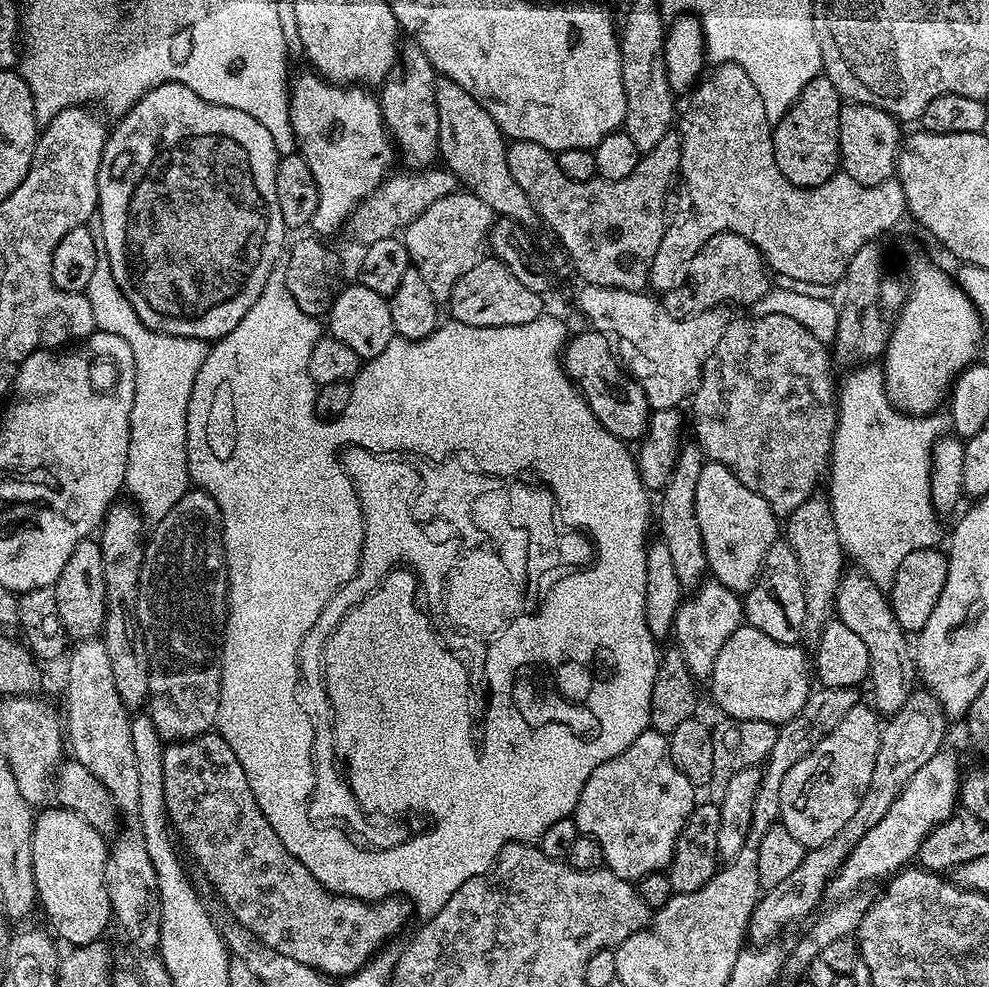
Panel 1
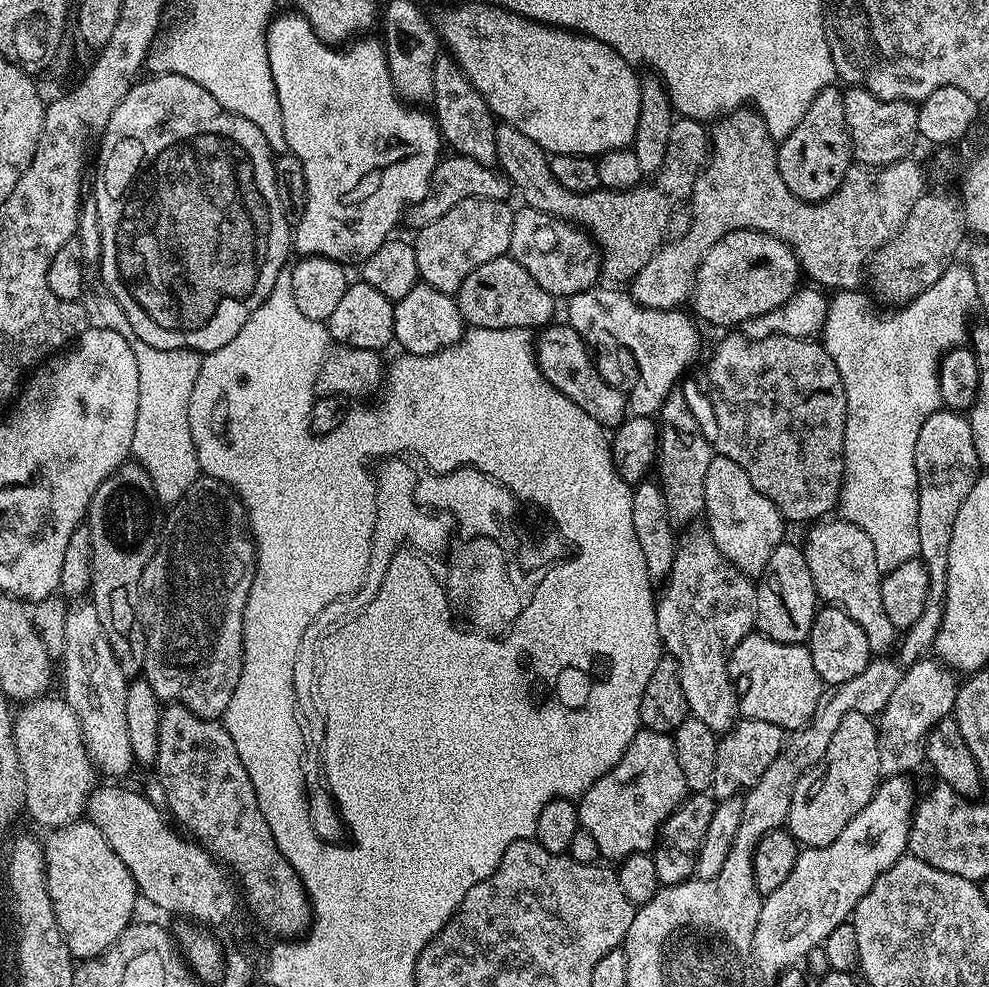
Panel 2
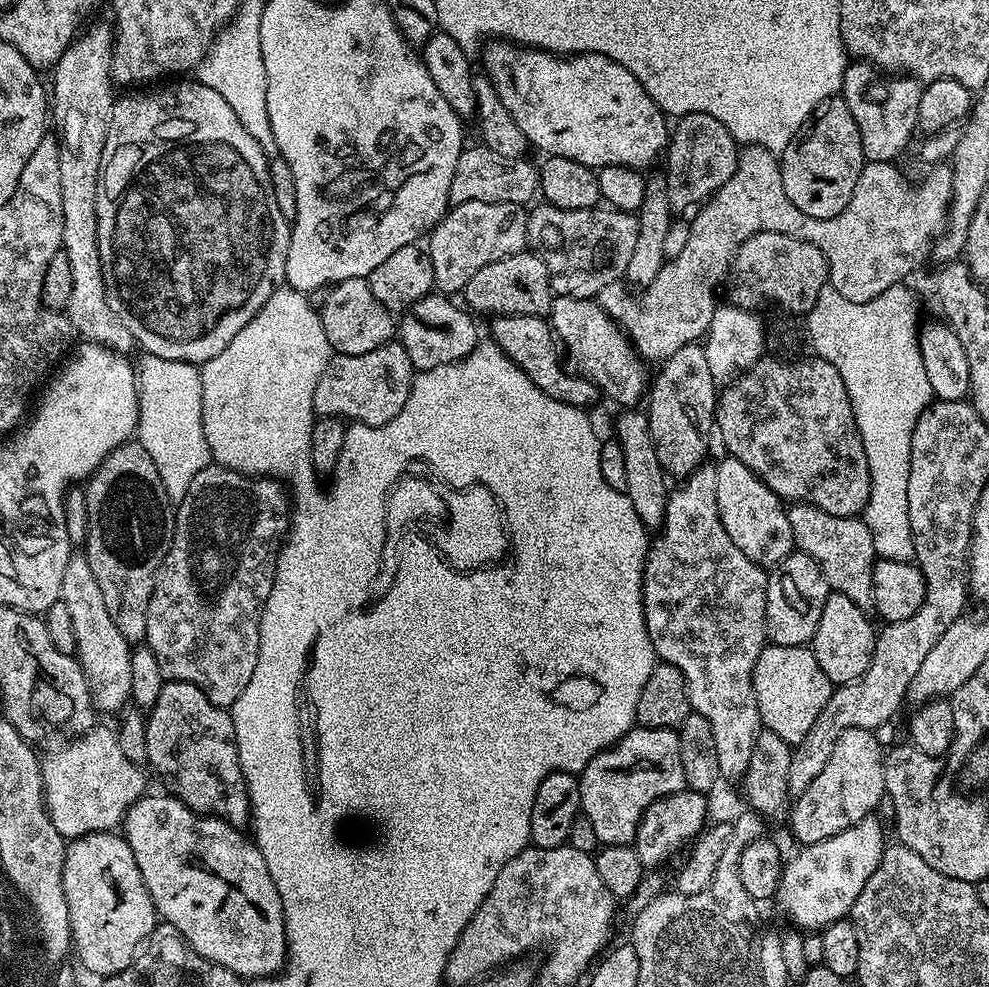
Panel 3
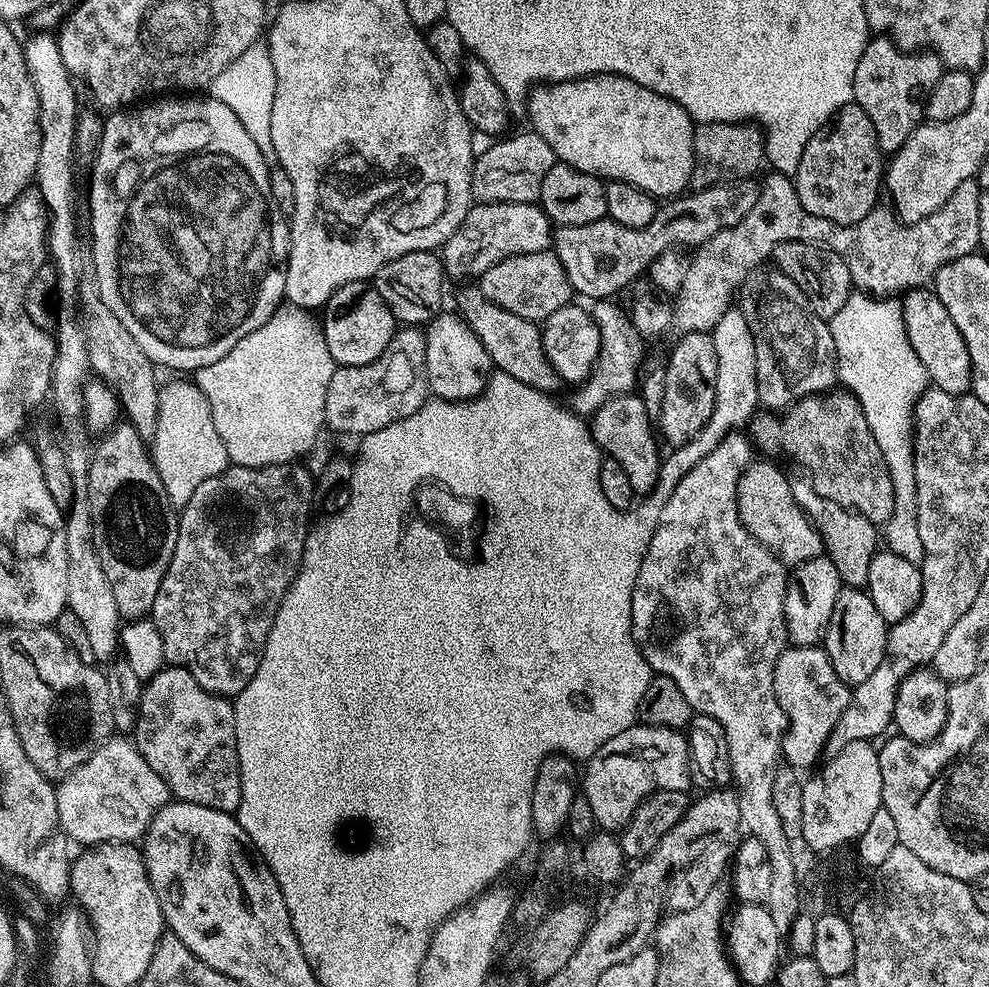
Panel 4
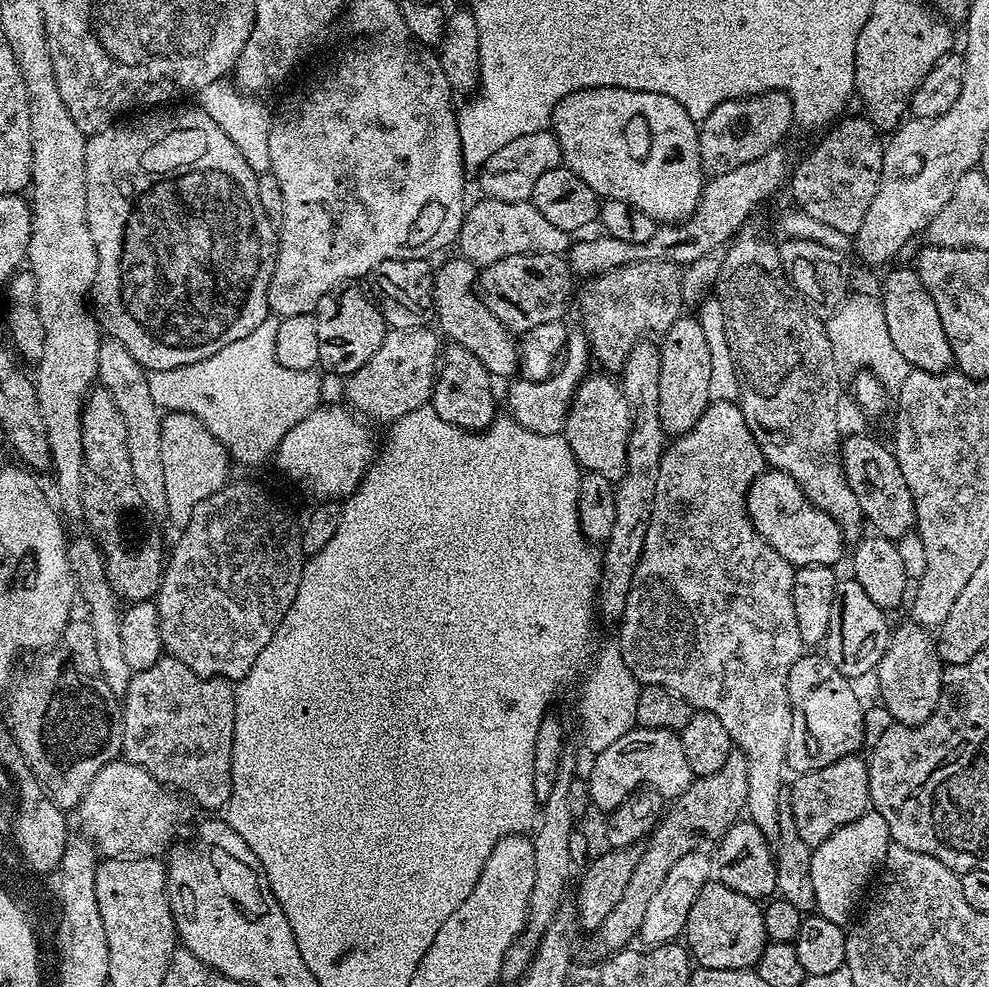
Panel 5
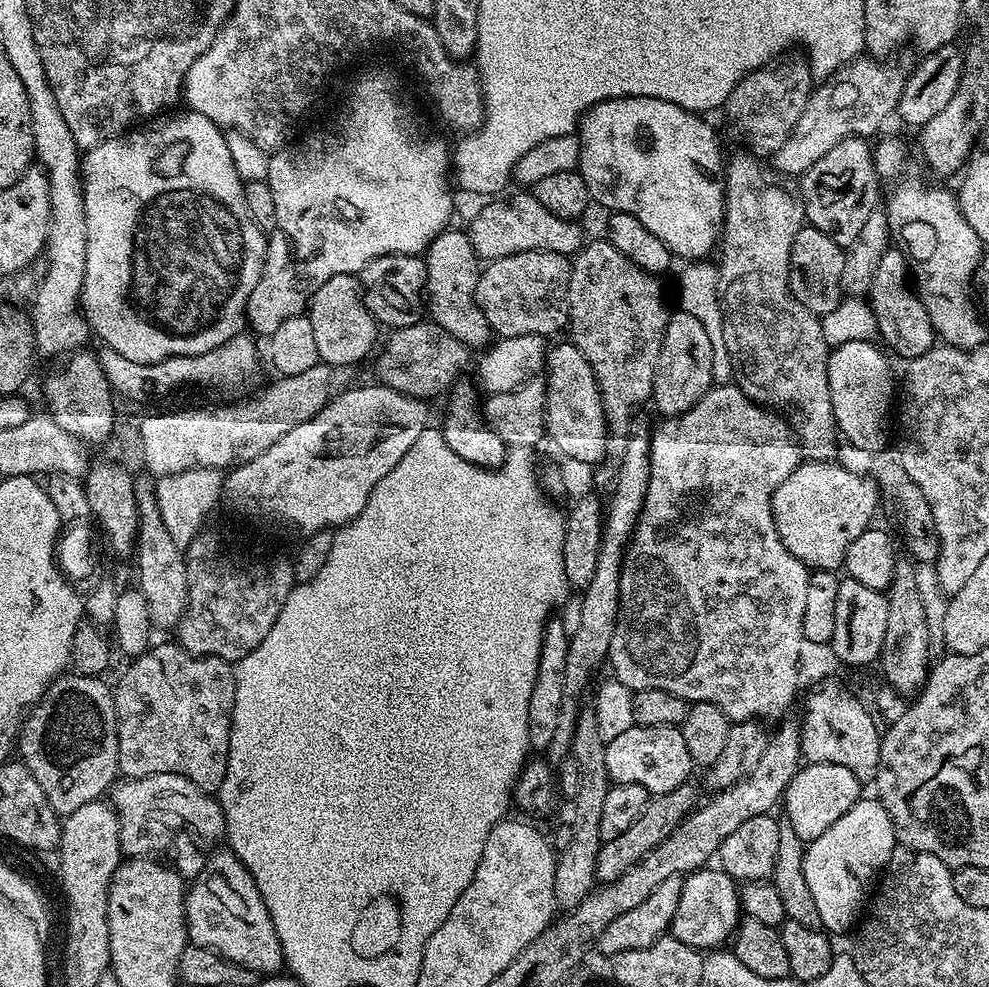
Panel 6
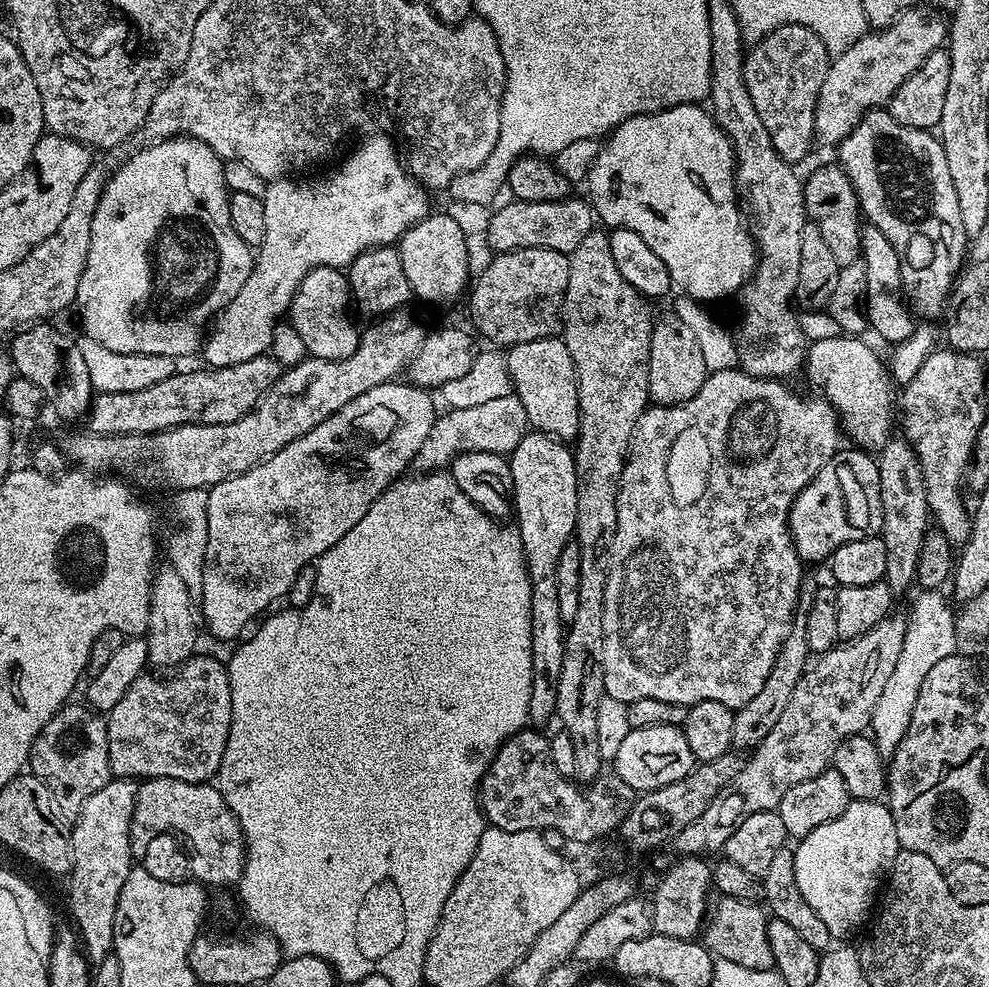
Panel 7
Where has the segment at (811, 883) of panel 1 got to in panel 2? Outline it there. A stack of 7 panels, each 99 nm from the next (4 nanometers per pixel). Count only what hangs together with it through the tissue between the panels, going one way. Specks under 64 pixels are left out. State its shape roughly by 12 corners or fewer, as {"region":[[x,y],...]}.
{"region":[[935,658],[903,669],[876,726],[881,777],[925,763],[953,715],[957,673]]}

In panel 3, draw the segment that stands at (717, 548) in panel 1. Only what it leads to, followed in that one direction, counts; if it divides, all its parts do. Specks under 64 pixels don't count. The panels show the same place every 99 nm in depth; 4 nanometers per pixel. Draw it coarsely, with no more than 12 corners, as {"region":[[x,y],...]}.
{"region":[[738,458],[716,469],[718,514],[755,564],[794,551],[788,508]]}

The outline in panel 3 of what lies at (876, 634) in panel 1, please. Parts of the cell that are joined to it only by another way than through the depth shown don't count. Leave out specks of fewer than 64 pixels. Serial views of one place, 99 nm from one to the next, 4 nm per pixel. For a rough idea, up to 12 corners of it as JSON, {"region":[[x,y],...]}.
{"region":[[788,508],[792,542],[829,589],[873,607],[878,559],[863,519]]}

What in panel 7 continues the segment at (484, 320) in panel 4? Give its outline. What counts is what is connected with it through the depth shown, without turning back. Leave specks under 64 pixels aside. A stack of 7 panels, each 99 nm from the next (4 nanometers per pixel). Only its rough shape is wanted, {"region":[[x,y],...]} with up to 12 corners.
{"region":[[435,212],[398,241],[412,295],[452,300],[470,284],[468,244]]}

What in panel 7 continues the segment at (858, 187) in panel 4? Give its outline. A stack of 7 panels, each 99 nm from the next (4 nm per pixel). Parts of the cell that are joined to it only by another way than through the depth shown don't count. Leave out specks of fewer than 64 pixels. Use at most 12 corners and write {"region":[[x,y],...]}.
{"region":[[832,162],[804,180],[804,211],[841,266],[861,259],[862,213]]}

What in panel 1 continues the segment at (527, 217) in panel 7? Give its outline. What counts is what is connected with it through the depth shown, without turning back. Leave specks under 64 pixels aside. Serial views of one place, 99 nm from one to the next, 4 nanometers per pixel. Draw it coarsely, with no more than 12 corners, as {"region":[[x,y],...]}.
{"region":[[467,190],[404,229],[412,267],[446,302],[489,255],[493,210]]}

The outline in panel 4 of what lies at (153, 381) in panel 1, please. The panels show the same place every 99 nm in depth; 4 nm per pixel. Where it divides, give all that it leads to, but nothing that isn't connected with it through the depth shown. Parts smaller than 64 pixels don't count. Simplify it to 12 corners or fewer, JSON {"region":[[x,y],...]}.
{"region":[[191,379],[159,385],[150,459],[177,510],[229,467]]}

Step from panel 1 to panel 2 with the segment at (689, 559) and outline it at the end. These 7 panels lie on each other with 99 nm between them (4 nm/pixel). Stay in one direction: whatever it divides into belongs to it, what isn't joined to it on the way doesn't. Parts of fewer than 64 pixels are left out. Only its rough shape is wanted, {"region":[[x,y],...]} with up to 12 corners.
{"region":[[686,397],[658,413],[655,467],[673,525],[701,519],[714,455]]}

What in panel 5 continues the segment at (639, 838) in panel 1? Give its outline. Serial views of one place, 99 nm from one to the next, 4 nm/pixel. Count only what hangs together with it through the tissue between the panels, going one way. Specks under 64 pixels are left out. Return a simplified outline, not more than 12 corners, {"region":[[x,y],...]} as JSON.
{"region":[[637,726],[591,759],[604,814],[641,786],[665,798],[694,779],[679,735]]}

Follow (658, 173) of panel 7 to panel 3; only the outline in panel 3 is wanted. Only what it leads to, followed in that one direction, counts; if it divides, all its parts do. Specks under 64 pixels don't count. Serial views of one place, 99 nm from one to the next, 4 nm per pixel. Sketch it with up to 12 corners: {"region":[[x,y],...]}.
{"region":[[499,38],[483,71],[541,153],[648,170],[669,121],[626,66]]}

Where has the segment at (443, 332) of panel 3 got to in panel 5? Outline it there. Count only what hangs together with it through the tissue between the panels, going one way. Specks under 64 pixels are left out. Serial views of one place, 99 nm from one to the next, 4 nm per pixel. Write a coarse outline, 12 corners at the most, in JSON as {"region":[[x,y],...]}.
{"region":[[460,344],[443,349],[430,407],[468,431],[485,431],[491,372]]}

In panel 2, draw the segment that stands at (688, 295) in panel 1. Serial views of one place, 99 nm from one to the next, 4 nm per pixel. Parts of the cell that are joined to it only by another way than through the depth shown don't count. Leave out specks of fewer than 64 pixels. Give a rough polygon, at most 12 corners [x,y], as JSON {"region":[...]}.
{"region":[[753,228],[696,267],[691,311],[742,326],[798,291],[789,244]]}

